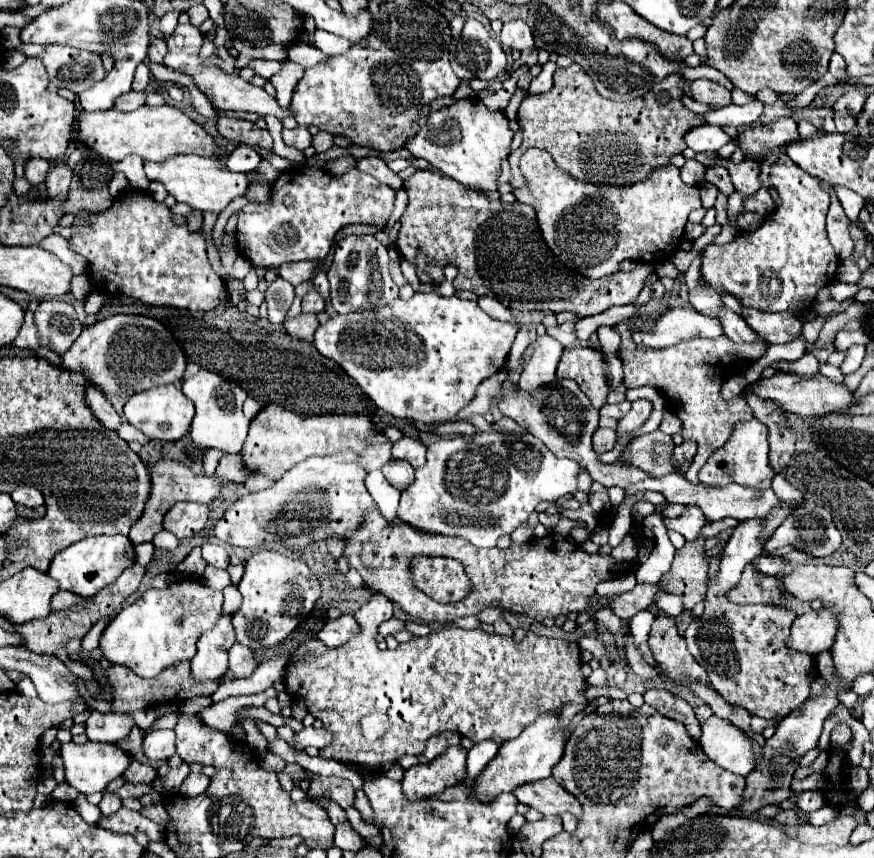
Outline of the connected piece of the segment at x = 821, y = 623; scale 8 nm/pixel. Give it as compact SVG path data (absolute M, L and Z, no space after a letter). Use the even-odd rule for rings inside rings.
M821 608L819 612L811 610L795 618L791 634L785 644L793 652L805 652L809 656L817 656L825 650L831 650L835 634L837 634L837 618L829 608Z

